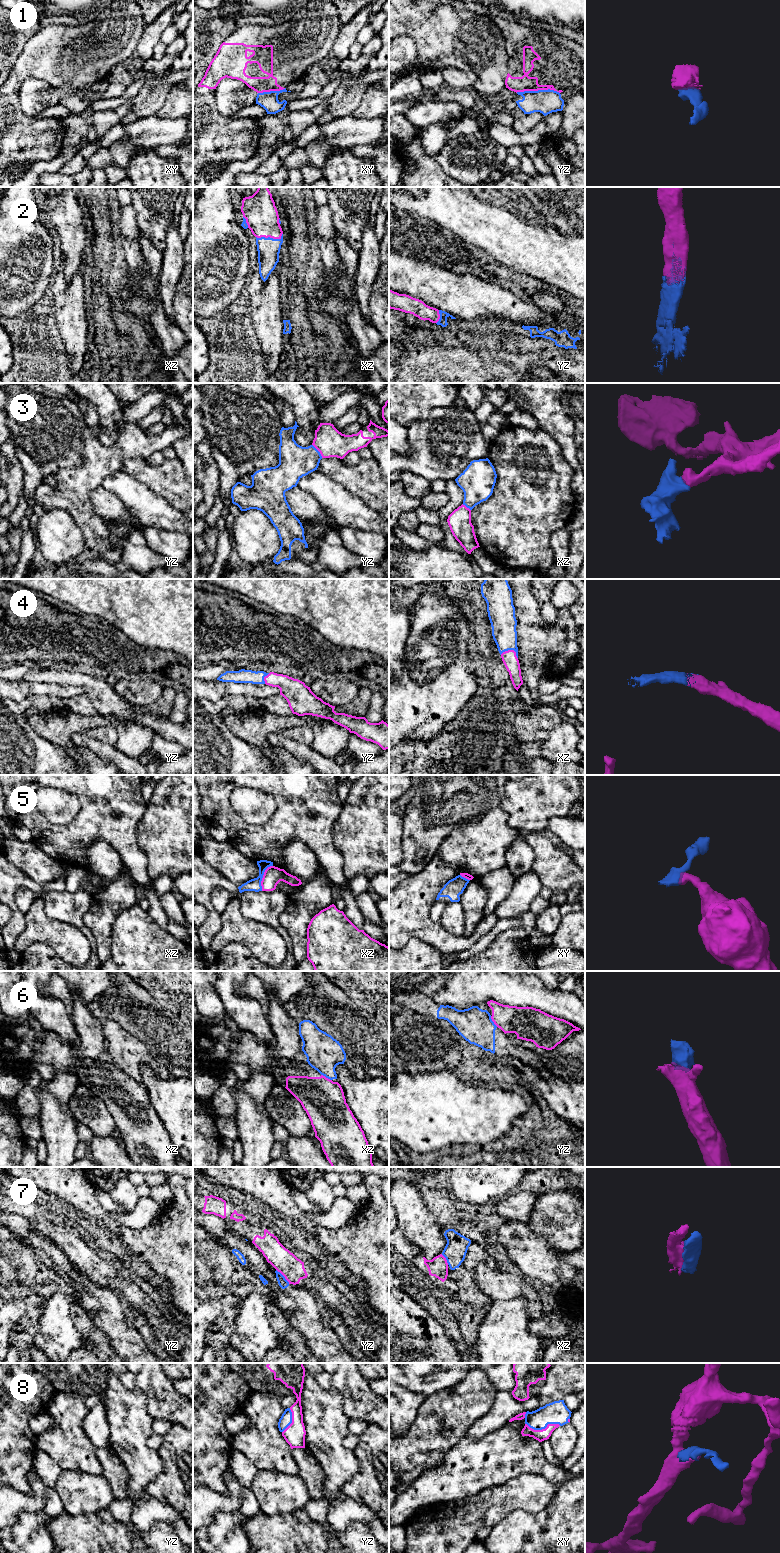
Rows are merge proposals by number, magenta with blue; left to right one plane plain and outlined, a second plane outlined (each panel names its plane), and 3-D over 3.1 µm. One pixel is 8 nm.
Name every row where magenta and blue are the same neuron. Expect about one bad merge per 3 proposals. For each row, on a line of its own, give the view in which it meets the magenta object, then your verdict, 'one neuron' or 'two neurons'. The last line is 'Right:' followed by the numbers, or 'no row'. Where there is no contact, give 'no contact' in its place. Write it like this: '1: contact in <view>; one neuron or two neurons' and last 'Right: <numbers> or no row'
1: contact in yz; two neurons
2: contact in xz; one neuron
3: contact in yz; one neuron
4: contact in xz; one neuron
5: contact in xz; two neurons
6: contact in xz; two neurons
7: contact in yz; two neurons
8: contact in xy; one neuron
Right: 2, 3, 4, 8

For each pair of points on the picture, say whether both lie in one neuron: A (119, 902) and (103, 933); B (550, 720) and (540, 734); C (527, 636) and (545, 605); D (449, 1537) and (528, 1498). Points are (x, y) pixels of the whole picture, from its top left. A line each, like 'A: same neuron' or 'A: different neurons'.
A: same neuron
B: same neuron
C: different neurons
D: same neuron

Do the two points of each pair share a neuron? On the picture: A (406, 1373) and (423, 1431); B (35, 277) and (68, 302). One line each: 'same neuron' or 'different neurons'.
A: different neurons
B: different neurons

